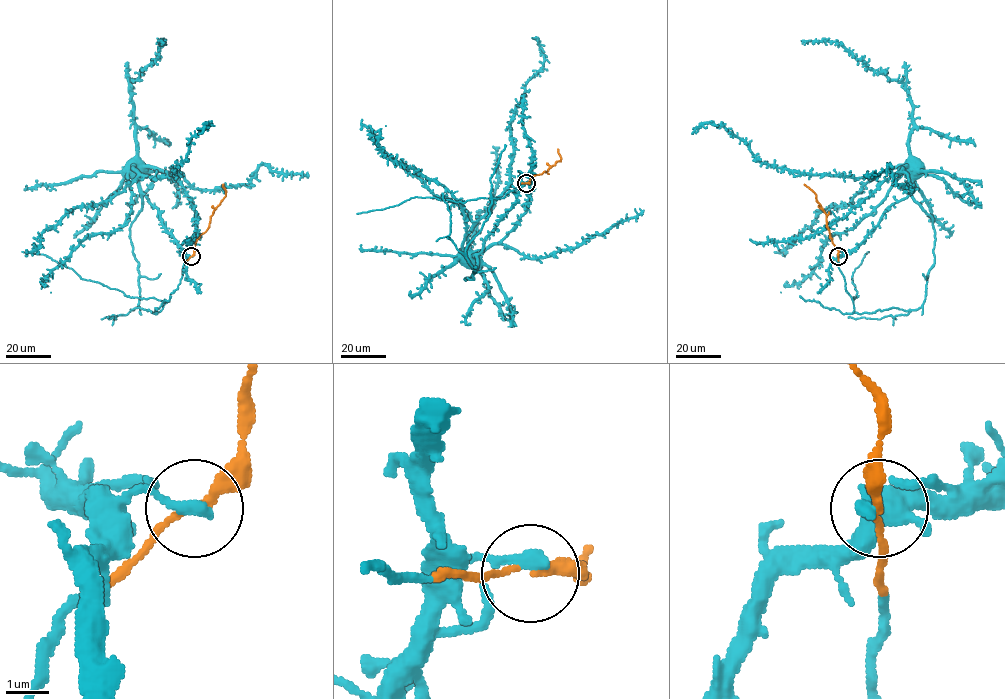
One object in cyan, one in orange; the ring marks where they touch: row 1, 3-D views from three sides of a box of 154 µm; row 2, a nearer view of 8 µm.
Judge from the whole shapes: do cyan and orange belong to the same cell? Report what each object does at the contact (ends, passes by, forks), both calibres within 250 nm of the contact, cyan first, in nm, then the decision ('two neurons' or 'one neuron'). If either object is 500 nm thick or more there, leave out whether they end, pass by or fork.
cyan ends there; orange passes by; 320 nm thick on the cyan side, 190 nm on the other; one neuron

